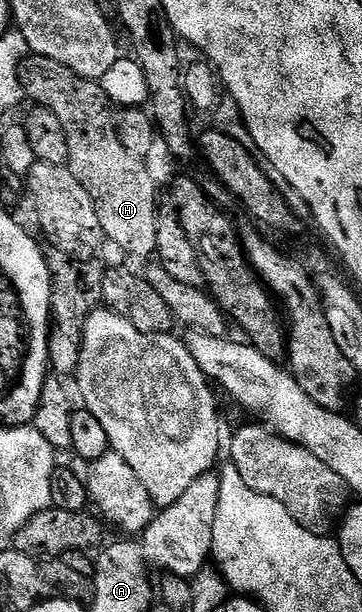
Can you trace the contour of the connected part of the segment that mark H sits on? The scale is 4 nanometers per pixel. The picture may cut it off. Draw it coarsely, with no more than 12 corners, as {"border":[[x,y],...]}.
{"border":[[30,53],[17,78],[55,112],[105,238],[156,255],[152,172],[119,144],[100,81]]}

